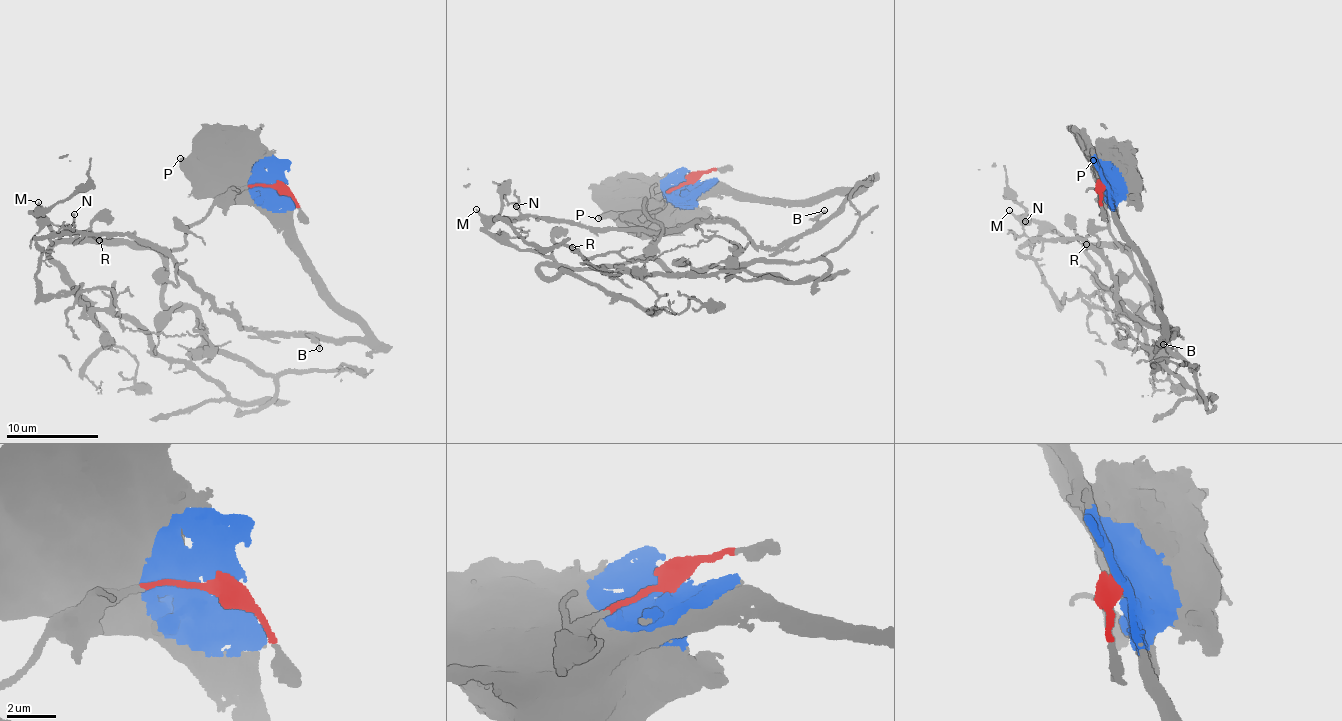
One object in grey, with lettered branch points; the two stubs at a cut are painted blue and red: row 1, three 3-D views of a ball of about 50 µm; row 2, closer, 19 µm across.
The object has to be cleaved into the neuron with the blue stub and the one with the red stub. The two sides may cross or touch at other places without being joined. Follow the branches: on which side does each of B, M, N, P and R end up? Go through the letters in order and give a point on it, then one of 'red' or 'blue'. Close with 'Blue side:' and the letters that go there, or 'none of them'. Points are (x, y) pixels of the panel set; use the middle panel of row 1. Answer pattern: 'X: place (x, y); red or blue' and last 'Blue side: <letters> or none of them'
B: place (824, 210); blue
M: place (476, 209); red
N: place (516, 206); blue
P: place (598, 218); blue
R: place (572, 247); red
Blue side: B, N, P

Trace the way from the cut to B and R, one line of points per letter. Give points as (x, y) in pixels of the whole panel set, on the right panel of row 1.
B: (1103, 182), (1109, 191), (1115, 225), (1142, 261), (1160, 302), (1166, 329), (1173, 333), (1169, 333), (1162, 344)
R: (1103, 184), (1111, 231), (1127, 252), (1116, 242), (1078, 236), (1086, 245)

